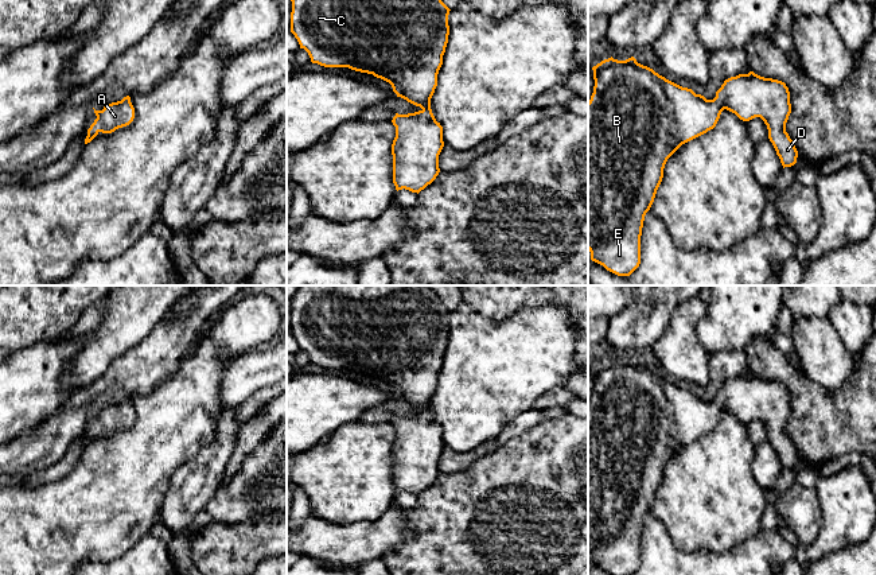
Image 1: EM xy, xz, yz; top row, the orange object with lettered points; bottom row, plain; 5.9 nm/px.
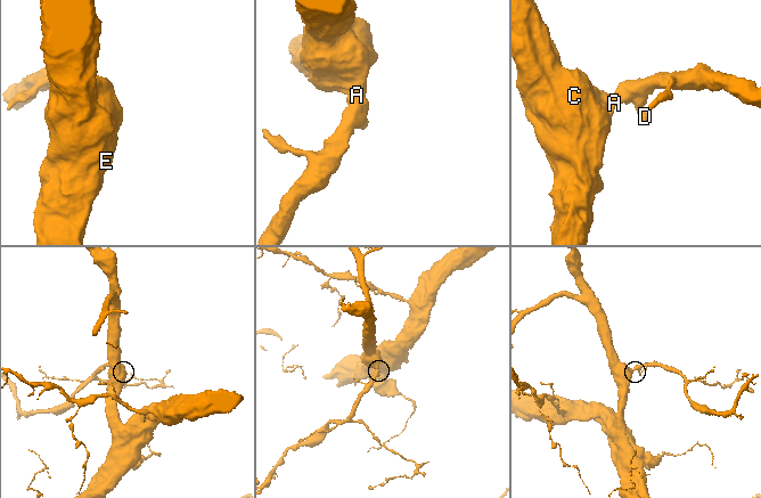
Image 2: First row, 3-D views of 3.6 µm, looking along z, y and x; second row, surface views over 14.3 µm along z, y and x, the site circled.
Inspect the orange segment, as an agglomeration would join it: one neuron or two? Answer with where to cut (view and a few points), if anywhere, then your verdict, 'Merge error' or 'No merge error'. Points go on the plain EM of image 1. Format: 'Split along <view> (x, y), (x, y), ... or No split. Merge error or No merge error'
No split. No merge error

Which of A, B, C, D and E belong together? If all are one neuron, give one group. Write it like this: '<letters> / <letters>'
A B C D E

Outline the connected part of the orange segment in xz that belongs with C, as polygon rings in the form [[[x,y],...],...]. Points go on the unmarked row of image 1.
[[[299,285],[291,303],[291,334],[300,350],[308,354],[312,365],[373,376],[389,384],[397,399],[421,409],[414,415],[396,415],[392,421],[396,428],[392,446],[393,485],[397,493],[405,490],[418,496],[440,474],[439,456],[444,448],[443,428],[432,415],[431,400],[437,388],[437,376],[448,345],[451,311],[428,285]]]

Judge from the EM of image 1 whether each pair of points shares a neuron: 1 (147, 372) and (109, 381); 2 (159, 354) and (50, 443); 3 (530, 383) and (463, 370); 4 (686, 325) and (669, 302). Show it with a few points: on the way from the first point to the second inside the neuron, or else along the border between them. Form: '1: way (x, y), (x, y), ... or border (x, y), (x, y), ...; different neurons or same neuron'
1: way (137, 372), (119, 381); same neuron
2: way (131, 373), (100, 396), (92, 397), (76, 415); same neuron
3: way (514, 370), (479, 370); same neuron
4: border (689, 299), (685, 299), (672, 313), (660, 337); different neurons

